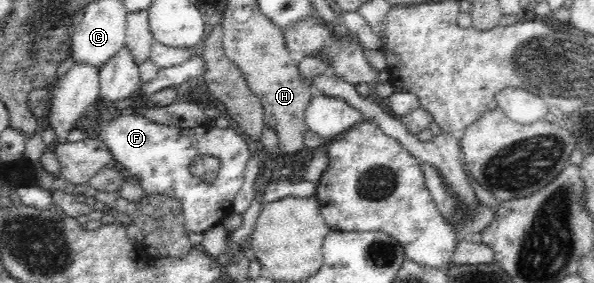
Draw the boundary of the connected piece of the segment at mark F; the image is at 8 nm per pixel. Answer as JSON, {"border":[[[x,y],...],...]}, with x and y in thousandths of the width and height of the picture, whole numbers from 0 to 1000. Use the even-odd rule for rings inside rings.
{"border":[[[209,399],[190,424],[170,424],[172,438],[160,463],[160,488],[173,495],[180,512],[194,572],[200,572],[210,601],[224,615],[232,636],[232,650],[244,682],[278,686],[278,693],[295,693],[298,707],[305,707],[306,742],[310,749],[310,802],[315,820],[343,823],[350,806],[369,795],[391,760],[391,728],[396,693],[402,686],[402,668],[409,657],[409,622],[412,622],[412,594],[416,572],[423,558],[423,527],[419,523],[418,484],[399,473],[396,459],[382,452],[365,452],[365,445],[328,445],[325,452],[301,452],[300,445],[281,445],[279,438],[264,438],[254,431],[241,406],[224,406]],[[332,551],[362,551],[372,572],[372,601],[362,629],[362,643],[338,643],[335,629],[322,622],[318,608],[318,580],[332,558]]]}

